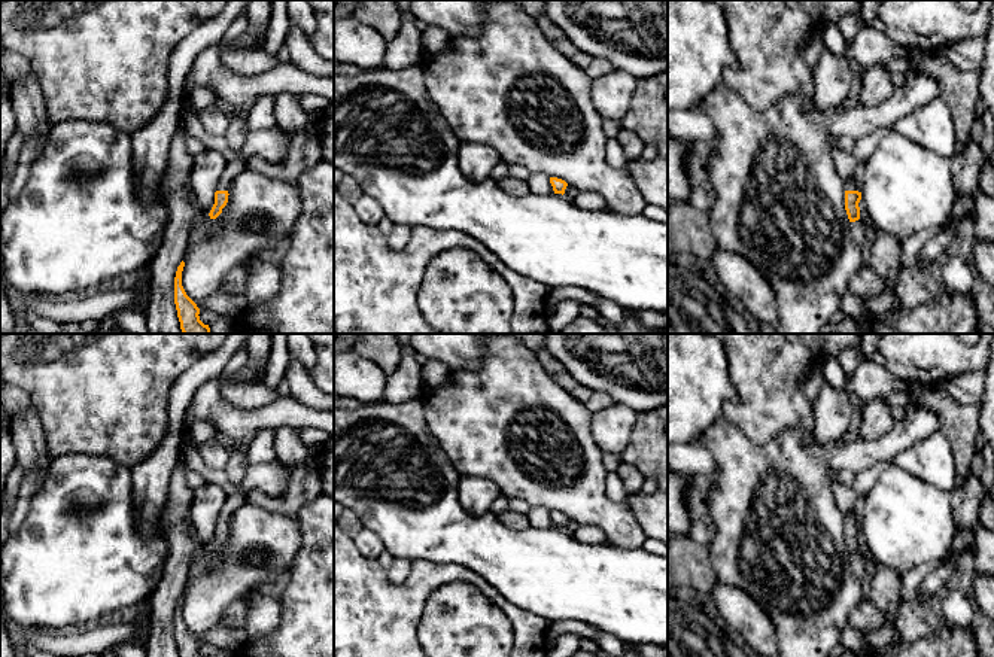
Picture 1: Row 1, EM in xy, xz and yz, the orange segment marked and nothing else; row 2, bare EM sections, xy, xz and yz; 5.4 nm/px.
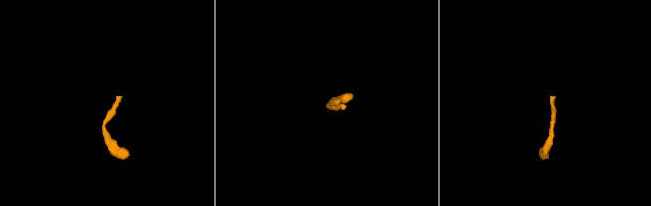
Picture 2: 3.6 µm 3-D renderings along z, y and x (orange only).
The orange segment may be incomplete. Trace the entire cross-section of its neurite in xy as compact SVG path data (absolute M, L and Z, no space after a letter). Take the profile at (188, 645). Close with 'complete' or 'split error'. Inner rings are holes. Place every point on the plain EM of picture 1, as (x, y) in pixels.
M182 594L177 600L176 611L174 611L174 638L177 644L177 651L180 657L203 657L200 654L200 642L197 638L186 629L182 620L182 605L185 596Z; complete

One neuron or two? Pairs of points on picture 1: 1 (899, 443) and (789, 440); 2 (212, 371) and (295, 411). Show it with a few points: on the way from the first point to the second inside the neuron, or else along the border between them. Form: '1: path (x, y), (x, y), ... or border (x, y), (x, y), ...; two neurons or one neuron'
1: path (872, 450), (860, 455), (815, 455); one neuron
2: border (216, 379), (209, 379), (195, 392), (191, 402); two neurons

